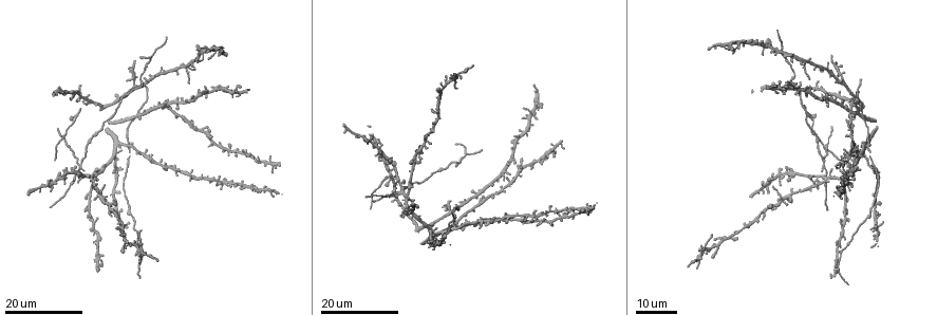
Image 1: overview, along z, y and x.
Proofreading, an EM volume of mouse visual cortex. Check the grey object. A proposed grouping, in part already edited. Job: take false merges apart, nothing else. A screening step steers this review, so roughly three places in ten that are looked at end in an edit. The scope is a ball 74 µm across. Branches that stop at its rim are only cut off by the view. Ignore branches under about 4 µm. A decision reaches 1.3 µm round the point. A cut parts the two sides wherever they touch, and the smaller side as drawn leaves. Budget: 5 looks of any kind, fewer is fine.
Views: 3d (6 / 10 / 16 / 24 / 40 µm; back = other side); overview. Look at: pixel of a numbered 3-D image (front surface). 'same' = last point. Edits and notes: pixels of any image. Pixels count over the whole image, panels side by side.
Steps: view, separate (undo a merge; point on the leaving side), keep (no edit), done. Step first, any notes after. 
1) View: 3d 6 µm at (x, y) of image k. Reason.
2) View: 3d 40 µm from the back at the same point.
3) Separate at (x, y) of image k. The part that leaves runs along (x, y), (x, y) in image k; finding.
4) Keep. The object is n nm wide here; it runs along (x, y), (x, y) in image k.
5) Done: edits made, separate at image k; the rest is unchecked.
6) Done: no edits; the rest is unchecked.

View: 3d 16 µm at (699, 252) of image 1. Two arms in line, one across.

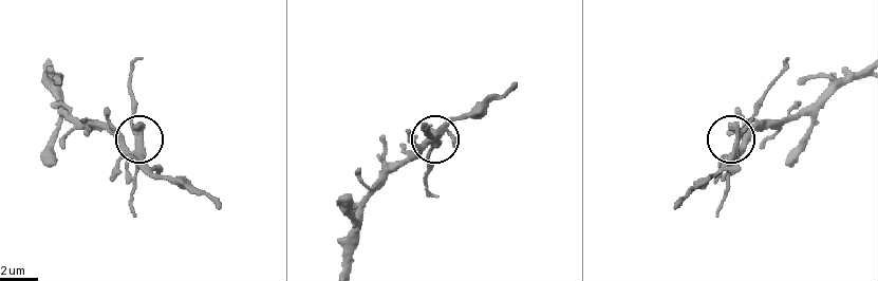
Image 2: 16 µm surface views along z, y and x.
View: 3d 10 µm at (436, 142) of image 2. Closer look.

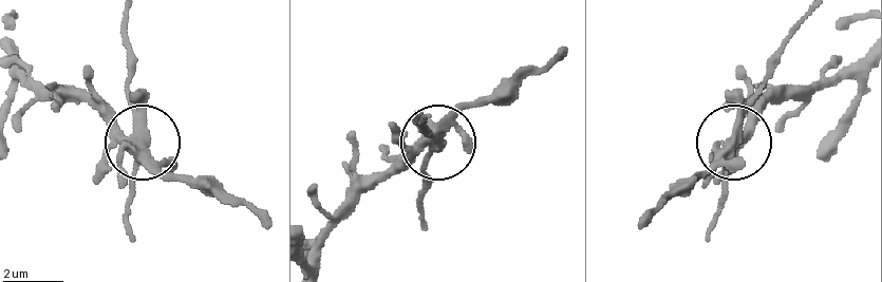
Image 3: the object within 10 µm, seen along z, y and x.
Separate at (423, 165) of image 3. The object is 330 nm wide here; the part that leaves runs along (435, 148), (420, 166), (428, 179), (423, 219) in image 3; a second neuron is stuck on.

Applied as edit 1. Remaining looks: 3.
View: overview.

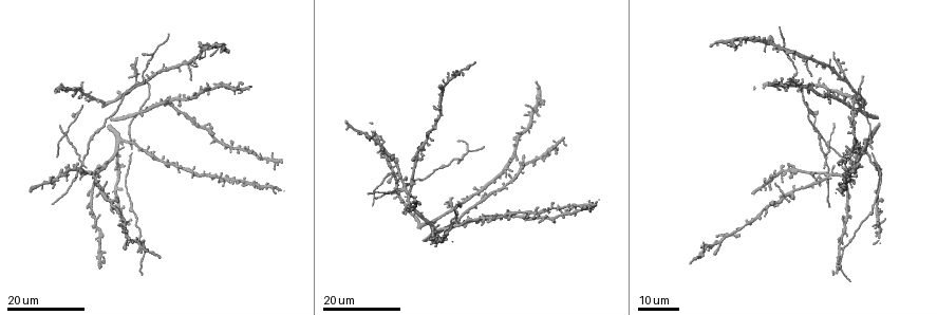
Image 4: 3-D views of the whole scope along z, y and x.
View: 3d 16 µm at (864, 109) of image 4.

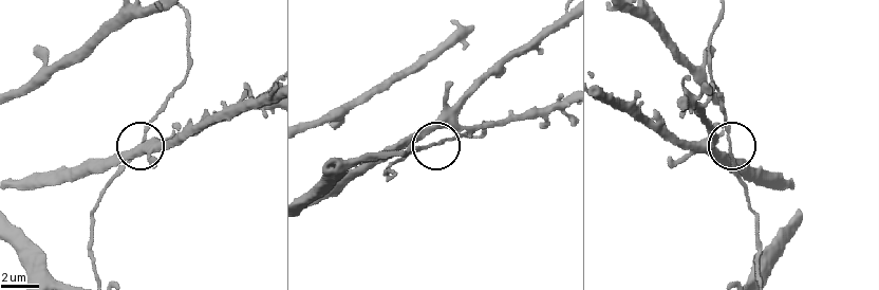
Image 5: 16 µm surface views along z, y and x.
View: 3d 10 µm at (432, 145) of image 5.

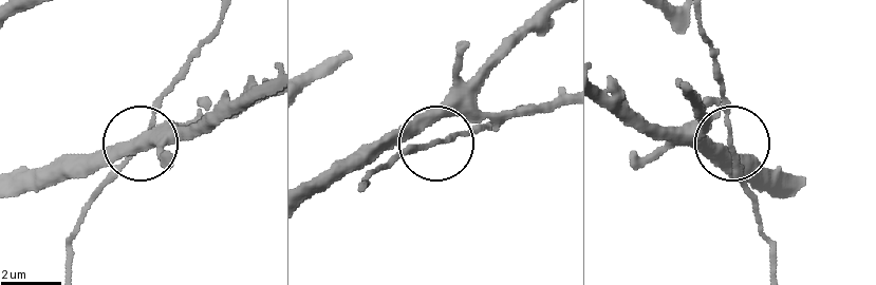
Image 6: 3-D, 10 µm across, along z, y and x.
Keep. The side arm is 11 µm long; all the same neuron.

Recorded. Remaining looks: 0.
Done: edits made, separate at image 3; the rest is unchecked.

